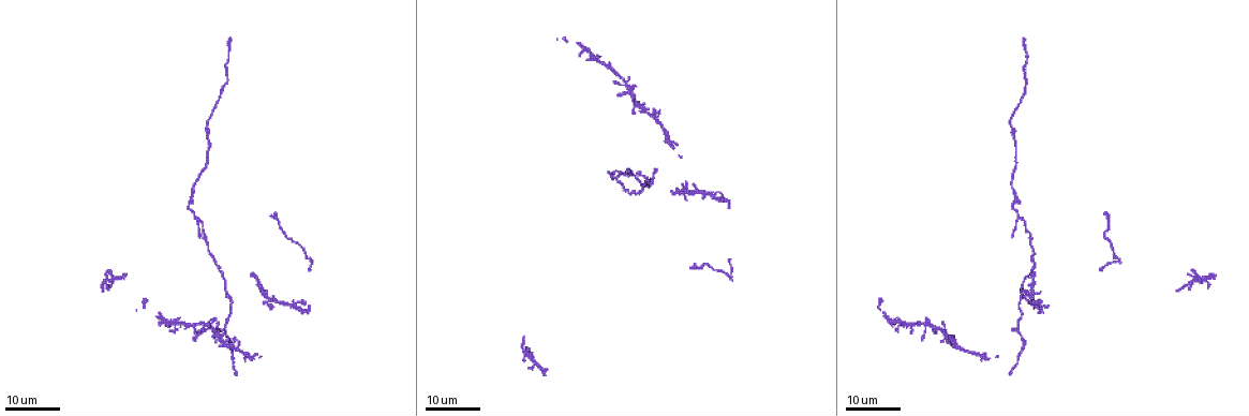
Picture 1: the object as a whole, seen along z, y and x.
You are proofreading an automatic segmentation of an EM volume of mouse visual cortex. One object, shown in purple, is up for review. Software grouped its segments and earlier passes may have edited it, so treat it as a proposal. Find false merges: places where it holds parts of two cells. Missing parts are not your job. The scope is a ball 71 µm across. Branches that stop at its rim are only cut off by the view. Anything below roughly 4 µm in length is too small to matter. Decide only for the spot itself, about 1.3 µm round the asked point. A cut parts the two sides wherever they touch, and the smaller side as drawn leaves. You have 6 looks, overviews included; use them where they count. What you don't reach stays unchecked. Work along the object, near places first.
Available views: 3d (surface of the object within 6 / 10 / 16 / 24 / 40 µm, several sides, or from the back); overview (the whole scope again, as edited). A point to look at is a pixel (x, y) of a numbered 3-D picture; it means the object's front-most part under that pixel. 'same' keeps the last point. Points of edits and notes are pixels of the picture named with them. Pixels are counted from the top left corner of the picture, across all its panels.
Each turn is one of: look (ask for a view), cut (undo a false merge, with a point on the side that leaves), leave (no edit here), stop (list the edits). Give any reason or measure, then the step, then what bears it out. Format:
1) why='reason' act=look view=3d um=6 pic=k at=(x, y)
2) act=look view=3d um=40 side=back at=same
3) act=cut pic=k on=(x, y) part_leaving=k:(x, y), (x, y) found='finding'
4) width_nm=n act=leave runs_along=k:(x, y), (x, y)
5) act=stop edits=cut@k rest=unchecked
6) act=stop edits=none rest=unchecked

why='calibre changes' act=look view=3d um=24 pic=1 at=(1014, 189)

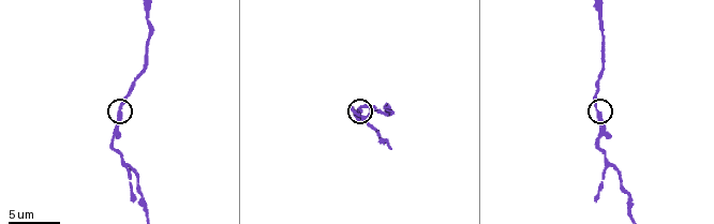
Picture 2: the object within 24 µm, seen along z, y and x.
why='zoom in' act=look view=3d um=6 pic=2 at=(599, 115)

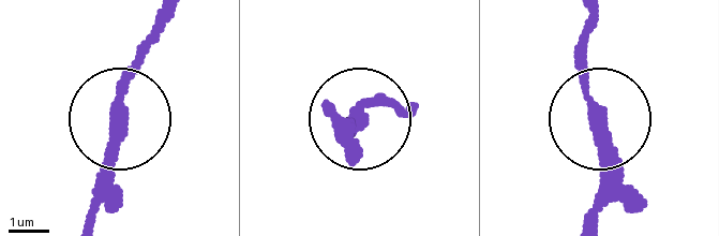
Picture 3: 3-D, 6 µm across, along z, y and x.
act=leave runs_along=3:(329, 112), (356, 122), (370, 102), (401, 102) found='continuous, no second cell'

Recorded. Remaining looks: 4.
act=look view=3d um=24 pic=1 at=(227, 291)

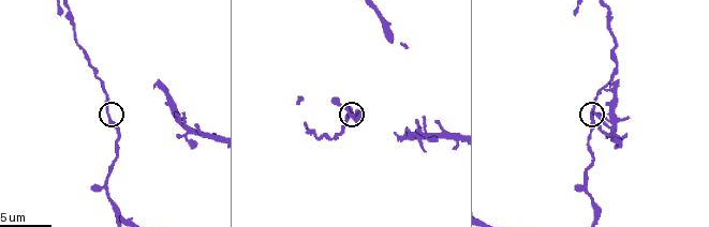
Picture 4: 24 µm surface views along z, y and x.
act=look view=3d um=6 pic=4 at=(111, 121)

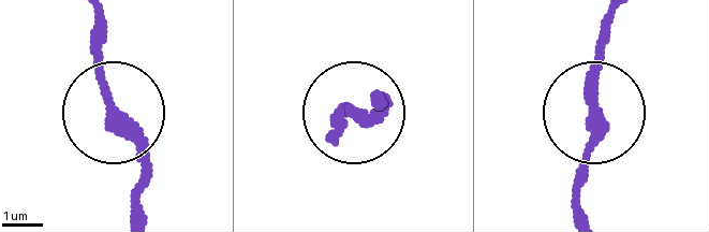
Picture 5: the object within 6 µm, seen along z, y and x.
width_nm=280 act=leave found='all the same cell'

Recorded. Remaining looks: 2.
why='calibre changes' act=look view=3d um=16 pic=1 at=(1012, 128)

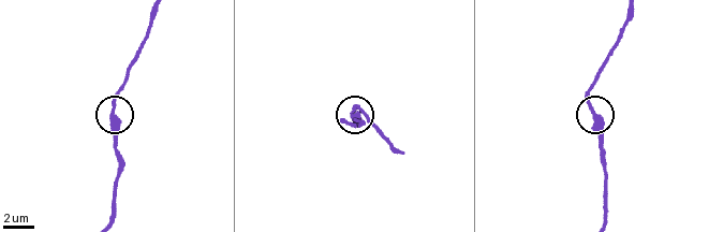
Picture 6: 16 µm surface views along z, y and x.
why='closer look' act=look view=3d um=6 pic=6 at=(114, 113)

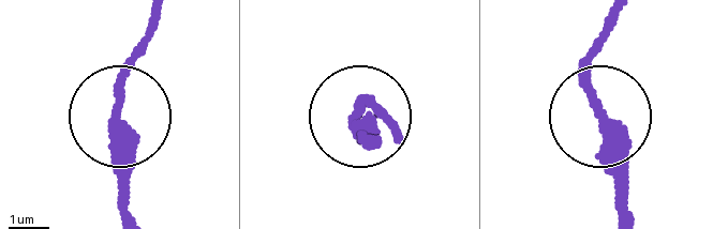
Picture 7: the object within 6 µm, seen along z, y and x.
act=leave runs_along=7:(629, 215), (623, 143), (592, 82), (603, 25) found='all the same cell'

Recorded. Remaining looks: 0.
act=stop edits=none rest=unchecked

